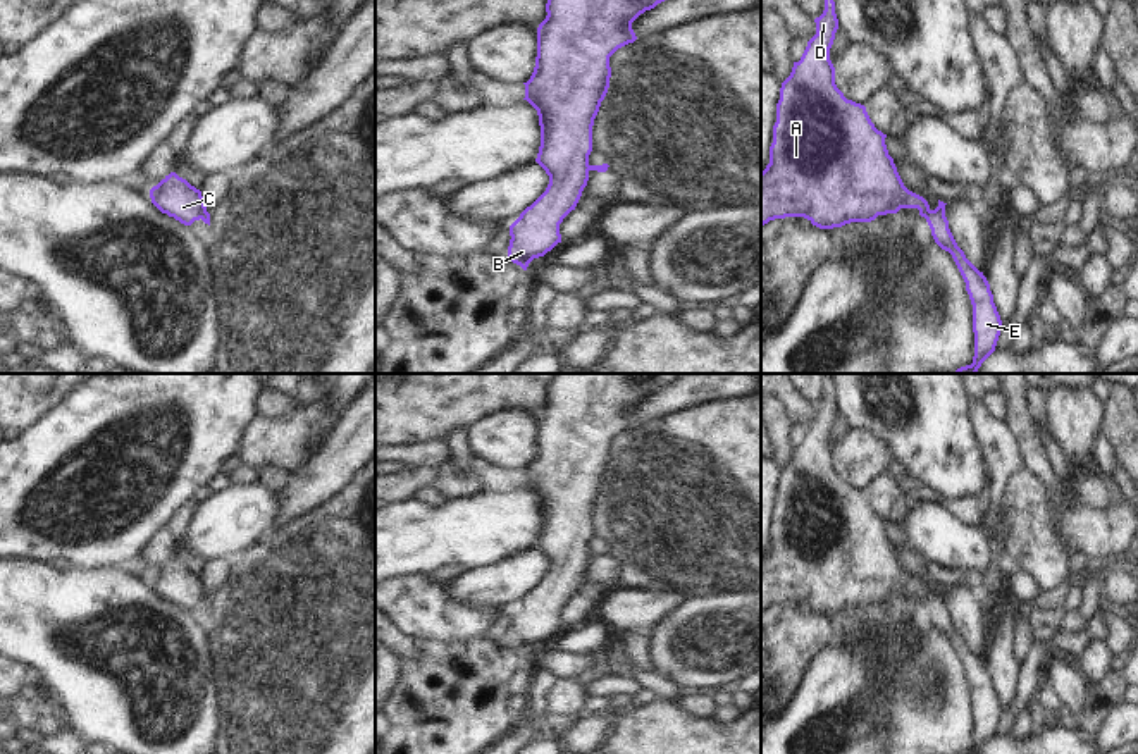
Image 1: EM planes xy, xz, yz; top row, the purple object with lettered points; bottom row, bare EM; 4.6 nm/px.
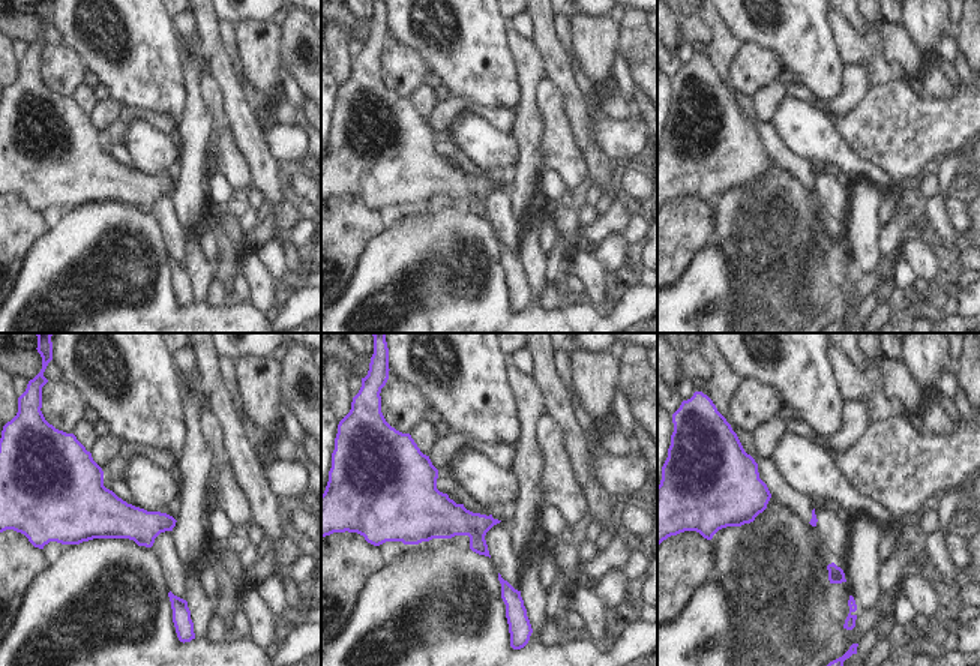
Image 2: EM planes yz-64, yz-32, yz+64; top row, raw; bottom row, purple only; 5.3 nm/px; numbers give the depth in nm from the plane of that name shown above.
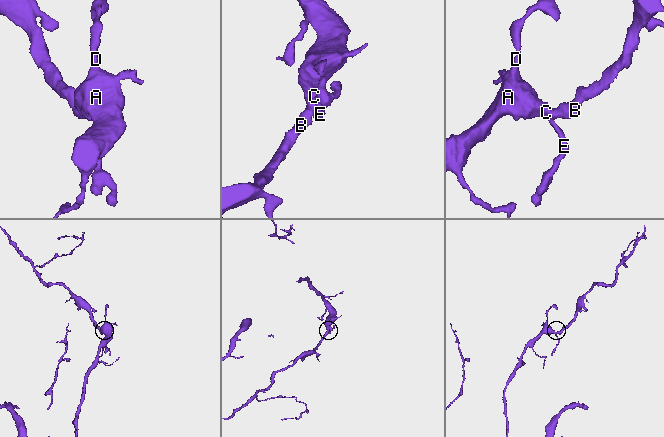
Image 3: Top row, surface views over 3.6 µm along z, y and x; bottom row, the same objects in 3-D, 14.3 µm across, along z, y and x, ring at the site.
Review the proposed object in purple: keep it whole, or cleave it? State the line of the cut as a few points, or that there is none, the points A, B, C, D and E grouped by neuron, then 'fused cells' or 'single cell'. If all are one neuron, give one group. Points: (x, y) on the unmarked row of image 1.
cut yz (928, 594), (923, 601); groups A B C D / E; fused cells

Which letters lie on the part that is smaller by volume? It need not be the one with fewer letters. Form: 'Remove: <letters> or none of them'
Remove: E

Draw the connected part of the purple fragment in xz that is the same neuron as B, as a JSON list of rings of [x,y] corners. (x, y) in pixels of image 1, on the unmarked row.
[[[556,374],[546,389],[546,405],[537,413],[537,442],[530,465],[525,470],[525,484],[539,501],[541,532],[535,547],[549,561],[546,577],[527,592],[510,611],[508,642],[527,656],[534,644],[544,642],[561,628],[560,609],[575,596],[589,566],[589,541],[592,537],[592,511],[604,485],[611,453],[609,442],[622,432],[637,425],[632,408],[646,396],[671,384],[680,374]]]

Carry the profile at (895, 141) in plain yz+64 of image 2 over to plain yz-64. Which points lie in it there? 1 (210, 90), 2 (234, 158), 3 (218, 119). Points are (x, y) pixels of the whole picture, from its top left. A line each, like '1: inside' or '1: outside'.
1: inside
2: inside
3: inside

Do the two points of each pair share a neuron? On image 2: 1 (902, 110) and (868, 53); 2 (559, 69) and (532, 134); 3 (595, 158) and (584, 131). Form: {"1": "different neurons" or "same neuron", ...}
{"1": "different neurons", "2": "different neurons", "3": "same neuron"}

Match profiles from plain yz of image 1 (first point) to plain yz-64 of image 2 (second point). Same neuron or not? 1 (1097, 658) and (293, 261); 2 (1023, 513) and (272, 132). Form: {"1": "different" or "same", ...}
{"1": "different", "2": "same"}

